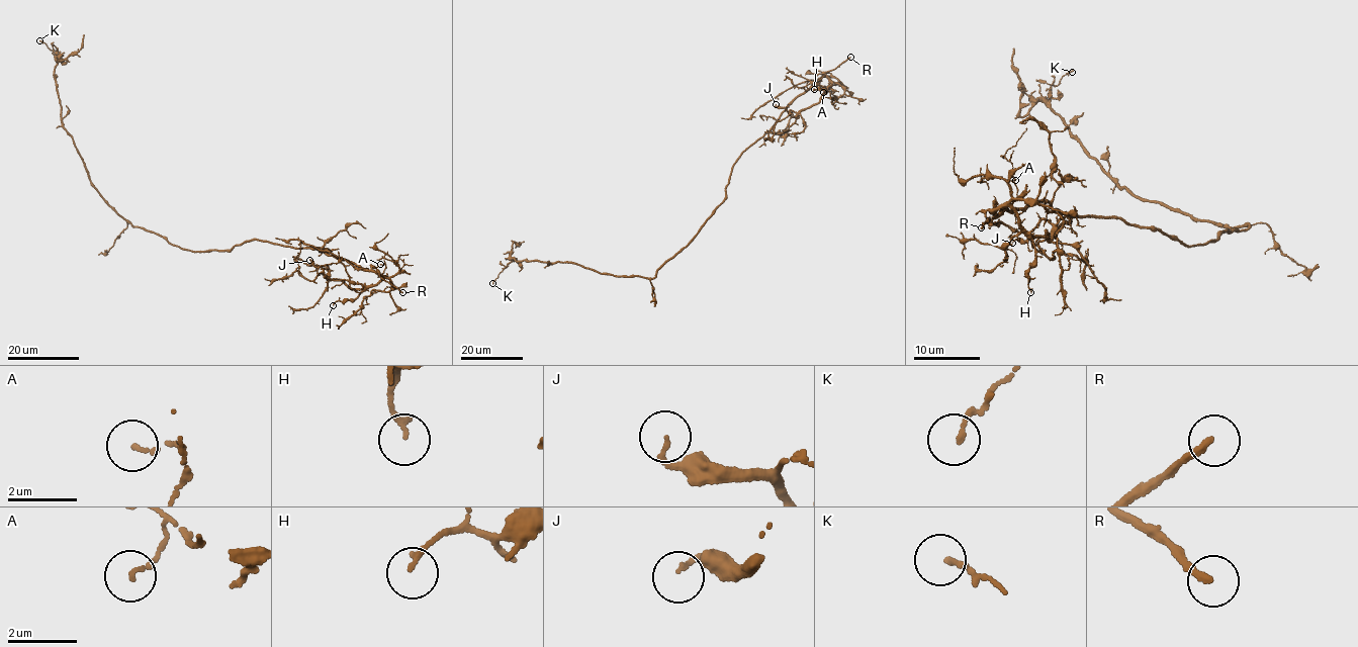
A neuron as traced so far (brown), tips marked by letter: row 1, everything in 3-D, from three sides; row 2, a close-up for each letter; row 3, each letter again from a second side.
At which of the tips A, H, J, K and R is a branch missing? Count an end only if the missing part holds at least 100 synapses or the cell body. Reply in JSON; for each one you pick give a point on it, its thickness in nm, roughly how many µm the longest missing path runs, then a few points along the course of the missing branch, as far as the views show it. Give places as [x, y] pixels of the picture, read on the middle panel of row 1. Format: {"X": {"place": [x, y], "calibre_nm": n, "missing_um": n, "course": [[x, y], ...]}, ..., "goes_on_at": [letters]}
{"R": {"place": [850, 57], "calibre_nm": 200, "missing_um": 45, "course": [[850, 57], [862, 51], [859, 48], [871, 48], [871, 43], [866, 29], [839, 7]]}, "goes_on_at": ["R"]}

